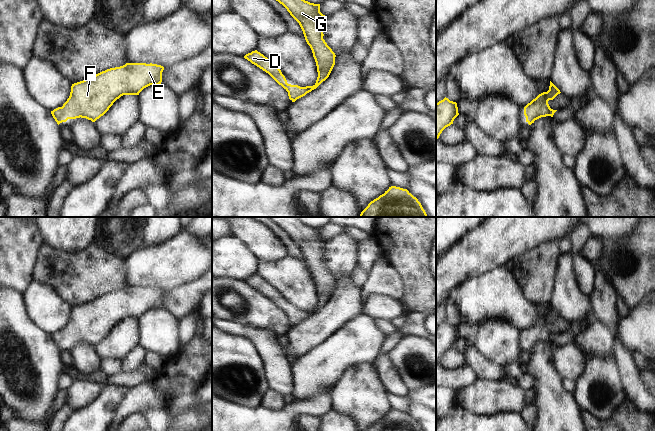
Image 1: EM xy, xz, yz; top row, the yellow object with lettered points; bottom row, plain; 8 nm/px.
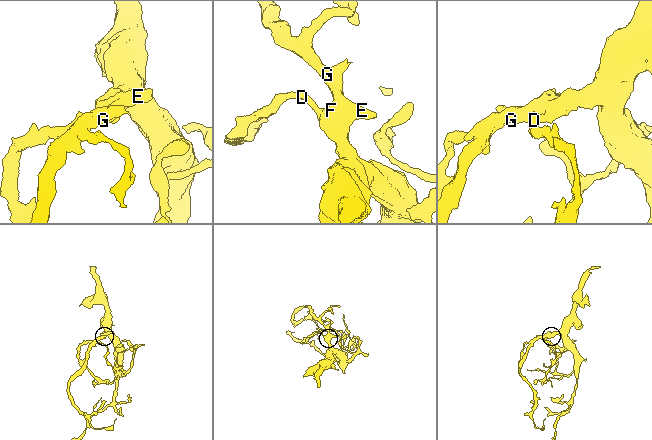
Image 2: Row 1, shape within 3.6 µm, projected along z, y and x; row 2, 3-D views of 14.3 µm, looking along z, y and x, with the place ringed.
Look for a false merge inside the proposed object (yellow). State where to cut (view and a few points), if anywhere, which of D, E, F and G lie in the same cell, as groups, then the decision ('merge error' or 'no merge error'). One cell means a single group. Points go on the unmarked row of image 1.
no cut; D E F G; no merge error

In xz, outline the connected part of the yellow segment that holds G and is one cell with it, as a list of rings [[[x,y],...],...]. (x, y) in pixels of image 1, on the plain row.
[[[296,217],[268,218],[282,228],[299,247],[316,286],[318,296],[316,307],[313,310],[306,311],[288,308],[281,294],[257,274],[246,278],[244,282],[268,297],[288,316],[289,323],[295,326],[325,305],[335,289],[336,279],[323,263],[323,249],[327,240],[320,236],[320,228],[305,225]]]

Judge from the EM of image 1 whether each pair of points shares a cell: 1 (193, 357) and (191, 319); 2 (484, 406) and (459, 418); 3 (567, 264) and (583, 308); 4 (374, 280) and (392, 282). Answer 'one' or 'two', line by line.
1: two
2: two
3: one
4: one

